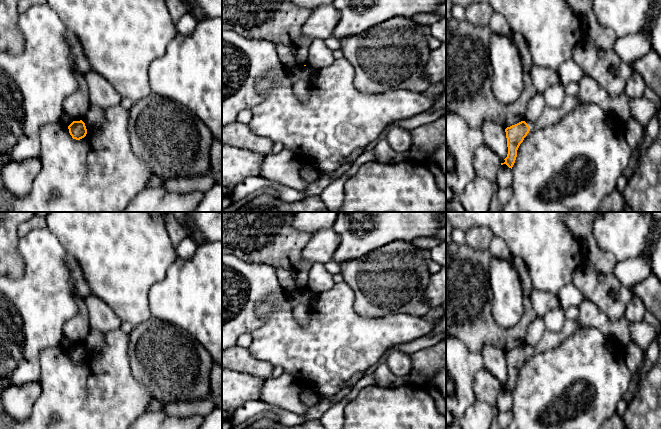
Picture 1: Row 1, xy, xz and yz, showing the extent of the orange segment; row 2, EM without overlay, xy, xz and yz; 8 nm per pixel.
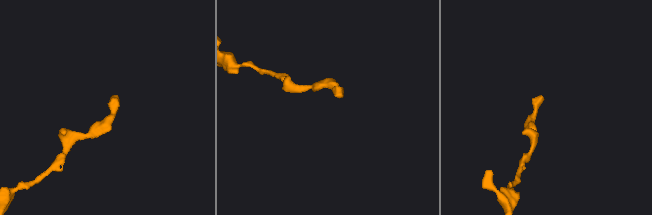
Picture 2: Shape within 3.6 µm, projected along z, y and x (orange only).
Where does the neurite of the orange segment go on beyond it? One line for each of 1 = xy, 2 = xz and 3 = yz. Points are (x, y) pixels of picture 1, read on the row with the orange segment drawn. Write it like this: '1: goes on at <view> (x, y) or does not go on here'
1: does not go on here
2: does not go on here
3: does not go on here

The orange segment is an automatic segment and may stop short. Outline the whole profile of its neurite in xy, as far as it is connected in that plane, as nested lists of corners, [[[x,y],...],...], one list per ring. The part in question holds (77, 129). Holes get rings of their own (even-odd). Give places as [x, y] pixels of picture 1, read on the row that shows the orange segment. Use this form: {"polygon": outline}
{"polygon": [[[73,121],[69,126],[69,133],[73,139],[80,140],[84,138],[87,134],[87,129],[85,123],[80,121]]]}

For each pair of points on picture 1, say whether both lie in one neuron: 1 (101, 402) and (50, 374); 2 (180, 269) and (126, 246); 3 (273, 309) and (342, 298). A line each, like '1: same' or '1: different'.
1: same
2: different
3: same

